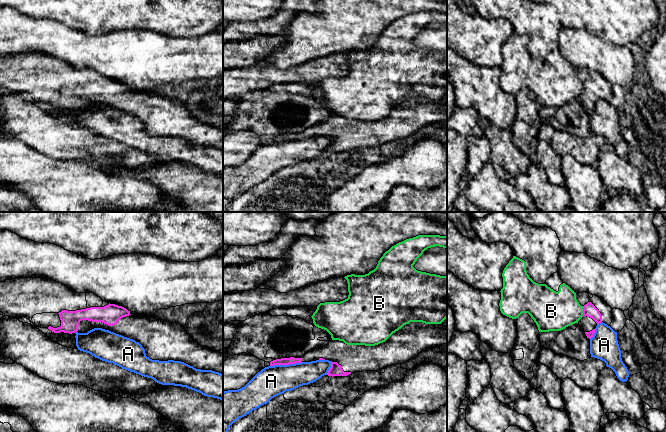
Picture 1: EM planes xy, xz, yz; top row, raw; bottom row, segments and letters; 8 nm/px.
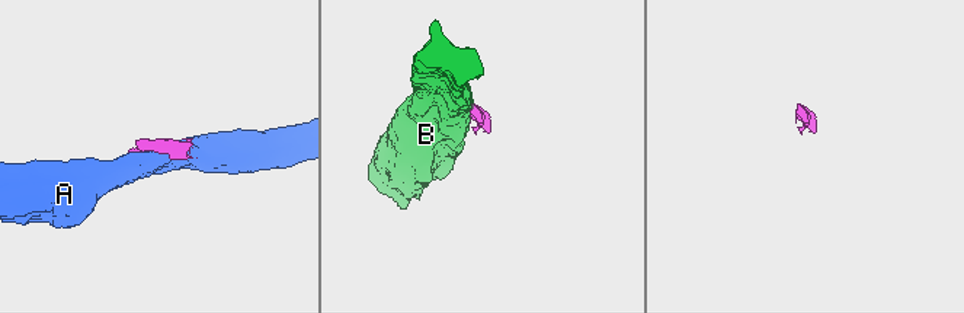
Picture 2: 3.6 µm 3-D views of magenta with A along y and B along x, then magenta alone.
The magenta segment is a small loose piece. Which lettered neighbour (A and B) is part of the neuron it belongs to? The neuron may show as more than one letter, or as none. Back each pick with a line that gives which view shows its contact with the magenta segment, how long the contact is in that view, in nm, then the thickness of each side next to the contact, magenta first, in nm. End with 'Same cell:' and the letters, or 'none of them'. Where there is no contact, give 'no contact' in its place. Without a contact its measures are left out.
Same cell: none of them

